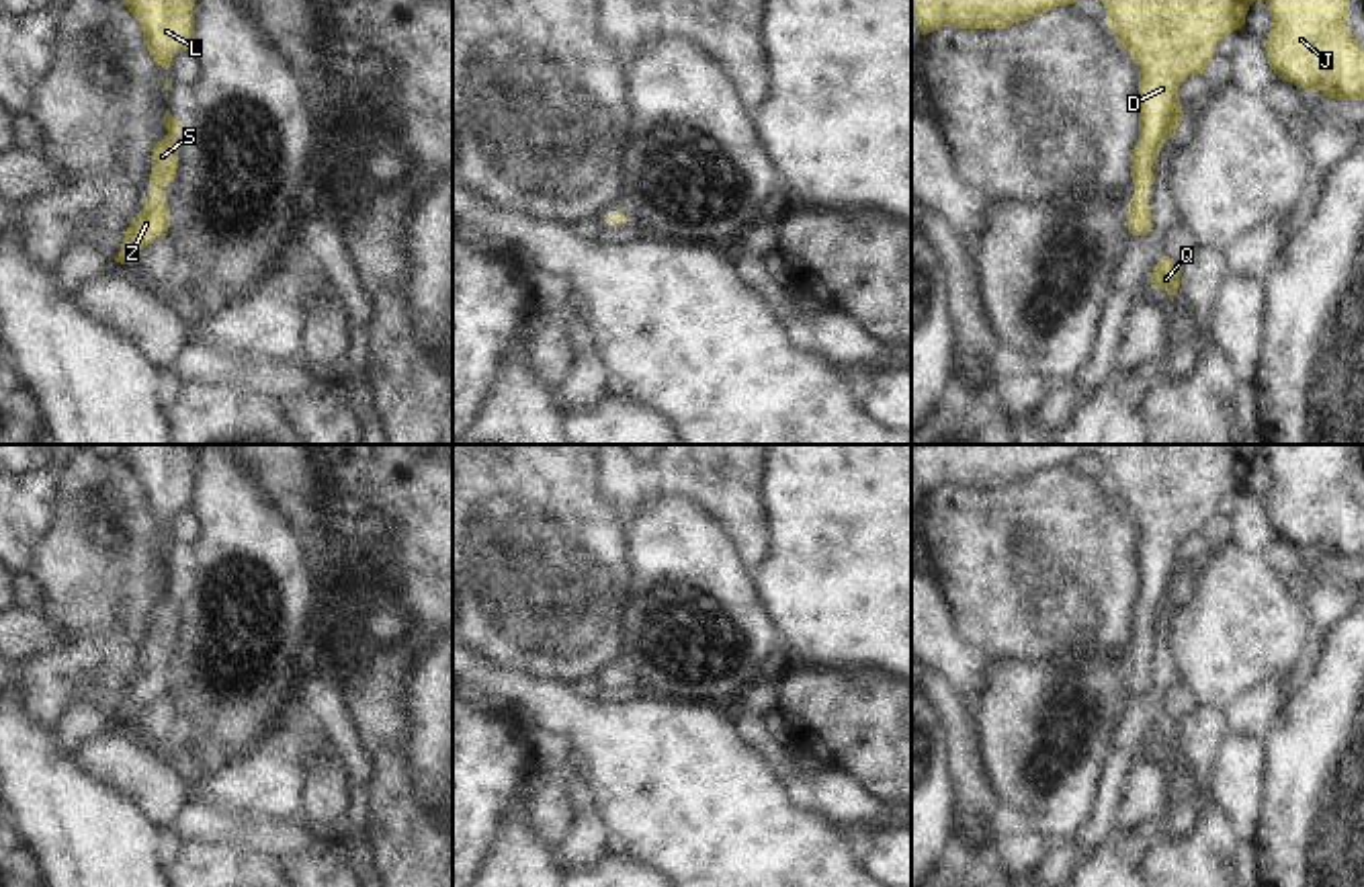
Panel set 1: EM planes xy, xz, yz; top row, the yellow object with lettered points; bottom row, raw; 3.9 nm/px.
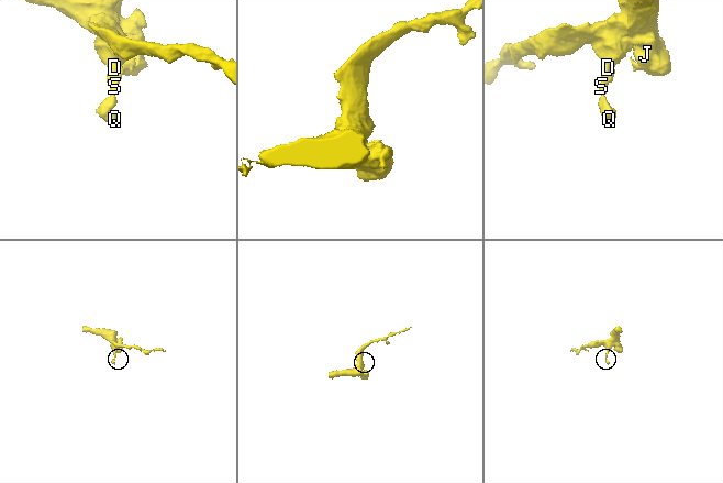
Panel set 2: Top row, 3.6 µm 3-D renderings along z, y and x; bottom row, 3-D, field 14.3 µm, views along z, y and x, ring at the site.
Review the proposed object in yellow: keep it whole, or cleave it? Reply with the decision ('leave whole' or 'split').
leave whole

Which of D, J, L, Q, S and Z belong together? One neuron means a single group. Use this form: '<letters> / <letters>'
D J L Q S Z

